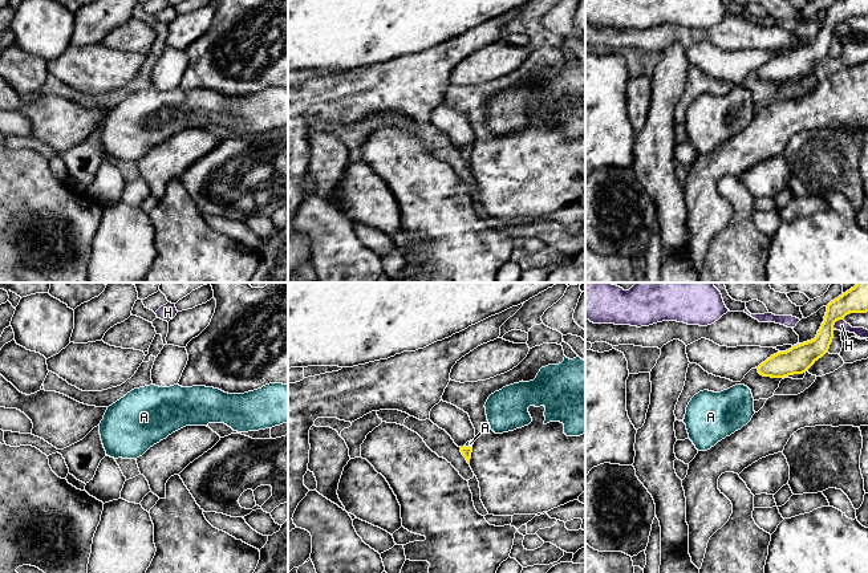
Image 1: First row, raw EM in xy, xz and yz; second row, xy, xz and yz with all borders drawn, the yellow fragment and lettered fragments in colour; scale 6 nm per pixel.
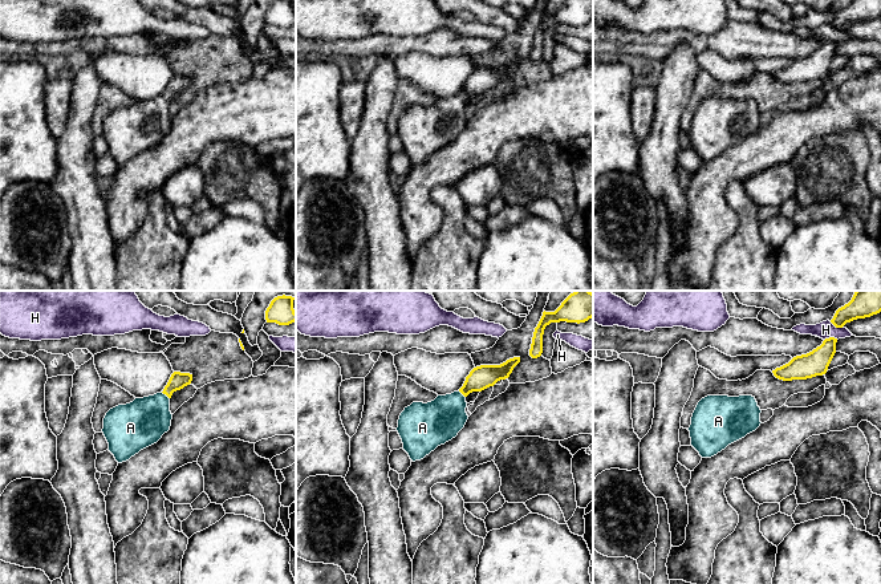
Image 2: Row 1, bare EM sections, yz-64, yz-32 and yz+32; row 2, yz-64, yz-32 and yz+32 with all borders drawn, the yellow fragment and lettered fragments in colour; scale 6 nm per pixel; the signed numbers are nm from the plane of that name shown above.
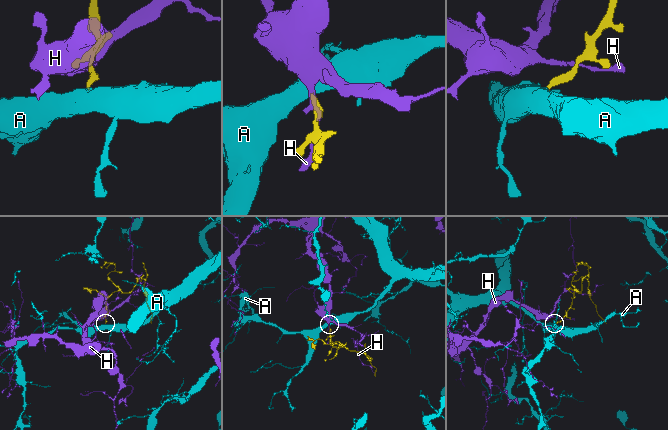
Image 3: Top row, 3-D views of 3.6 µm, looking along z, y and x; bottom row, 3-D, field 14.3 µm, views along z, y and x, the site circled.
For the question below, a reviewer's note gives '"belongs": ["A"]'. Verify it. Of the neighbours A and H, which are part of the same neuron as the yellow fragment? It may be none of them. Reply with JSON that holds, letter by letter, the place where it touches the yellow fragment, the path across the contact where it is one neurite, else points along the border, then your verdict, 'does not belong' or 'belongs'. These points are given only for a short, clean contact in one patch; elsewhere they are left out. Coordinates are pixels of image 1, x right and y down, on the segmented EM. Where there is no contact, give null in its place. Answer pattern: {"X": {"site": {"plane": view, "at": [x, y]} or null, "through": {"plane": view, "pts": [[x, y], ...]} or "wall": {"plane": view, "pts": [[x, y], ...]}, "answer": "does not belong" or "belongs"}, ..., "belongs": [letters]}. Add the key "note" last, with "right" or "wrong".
{"A": {"site": {"plane": "xz", "at": [469, 447]}, "through": {"plane": "xz", "pts": [[466, 451], [469, 447], [470, 443]]}, "answer": "belongs"}, "H": {"site": {"plane": "yz", "at": [836, 320]}, "answer": "does not belong"}, "belongs": ["A"], "note": "right"}

